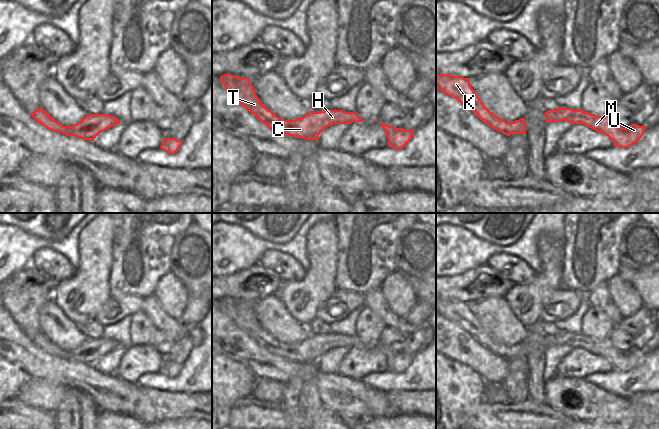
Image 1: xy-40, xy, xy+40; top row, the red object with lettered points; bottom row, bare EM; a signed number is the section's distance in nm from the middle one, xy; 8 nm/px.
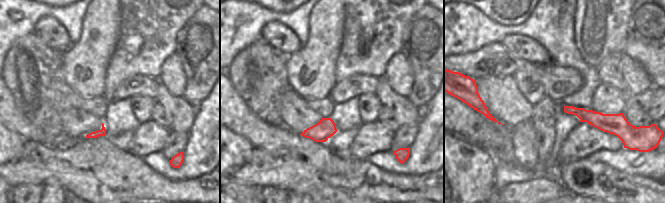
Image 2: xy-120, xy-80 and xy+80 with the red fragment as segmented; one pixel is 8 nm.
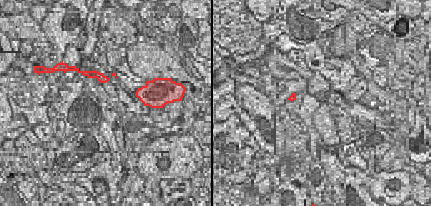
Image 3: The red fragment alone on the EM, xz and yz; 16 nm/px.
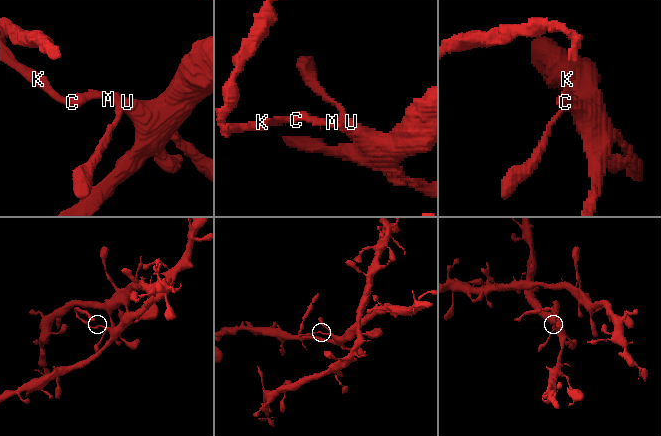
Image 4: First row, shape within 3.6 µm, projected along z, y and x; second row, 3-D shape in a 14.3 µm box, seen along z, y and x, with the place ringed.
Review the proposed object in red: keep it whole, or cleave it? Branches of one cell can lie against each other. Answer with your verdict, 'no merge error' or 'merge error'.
merge error

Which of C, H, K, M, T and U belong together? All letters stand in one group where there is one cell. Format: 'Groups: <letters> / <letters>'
Groups: C H M U / K T.

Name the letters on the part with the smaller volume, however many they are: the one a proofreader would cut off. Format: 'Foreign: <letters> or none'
Foreign: K, T

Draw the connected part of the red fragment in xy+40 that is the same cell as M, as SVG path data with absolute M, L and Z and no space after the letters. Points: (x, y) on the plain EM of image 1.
M558 331L557 334L548 334L544 337L546 347L561 346L583 348L597 356L605 358L619 372L629 372L638 366L644 359L646 350L631 348L625 352L615 348L608 338L597 340L583 334Z

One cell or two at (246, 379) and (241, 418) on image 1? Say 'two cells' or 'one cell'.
two cells

